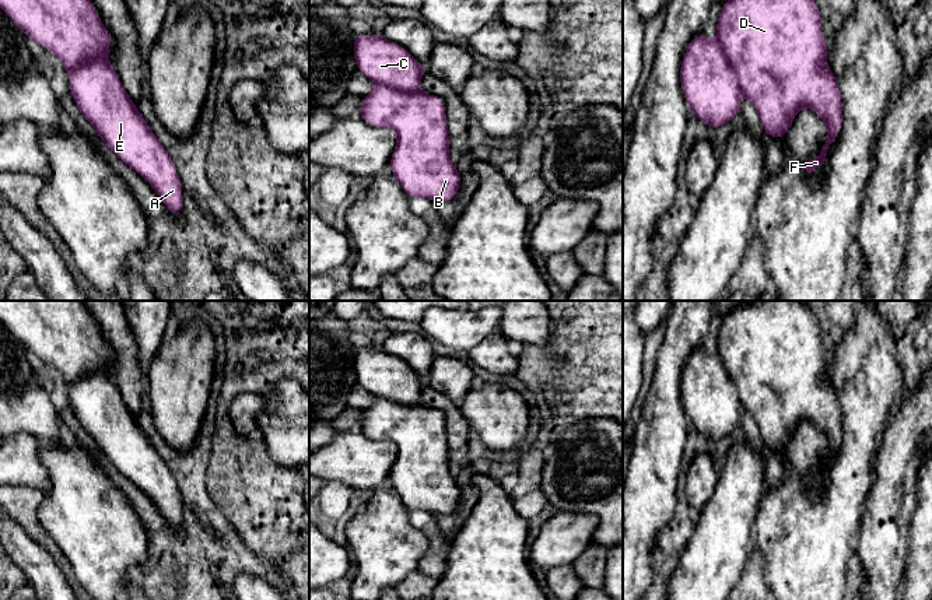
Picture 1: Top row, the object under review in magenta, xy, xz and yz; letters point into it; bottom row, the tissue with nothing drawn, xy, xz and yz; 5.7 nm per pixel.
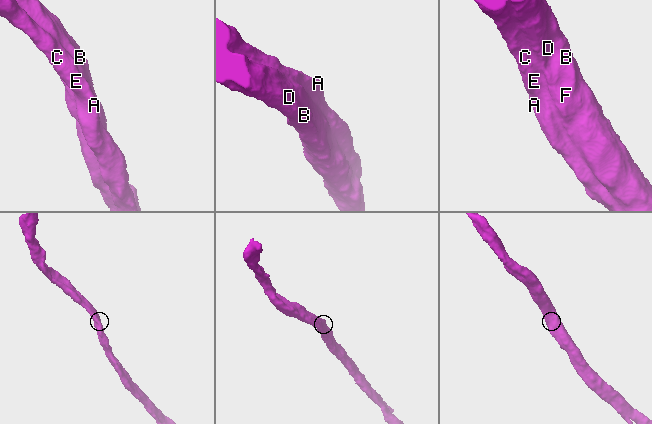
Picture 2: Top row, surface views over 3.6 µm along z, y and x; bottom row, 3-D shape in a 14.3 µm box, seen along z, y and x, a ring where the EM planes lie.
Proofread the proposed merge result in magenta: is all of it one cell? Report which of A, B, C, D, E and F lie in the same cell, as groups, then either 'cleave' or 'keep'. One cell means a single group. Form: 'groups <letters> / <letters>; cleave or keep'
groups A B C D E F; keep

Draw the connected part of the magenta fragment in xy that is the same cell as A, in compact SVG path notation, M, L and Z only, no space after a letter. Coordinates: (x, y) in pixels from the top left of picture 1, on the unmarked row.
M0 301L0 322L25 347L57 369L69 386L70 408L109 463L140 487L171 527L183 520L175 477L137 424L109 376L111 350L84 301Z

